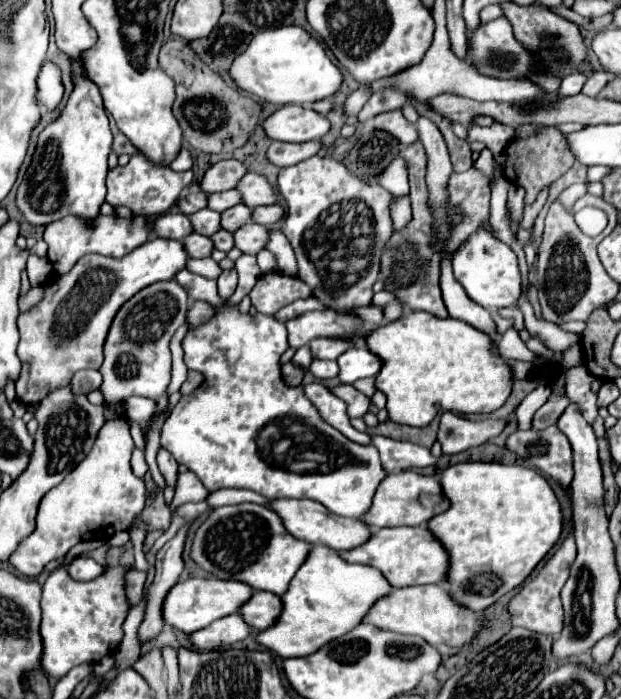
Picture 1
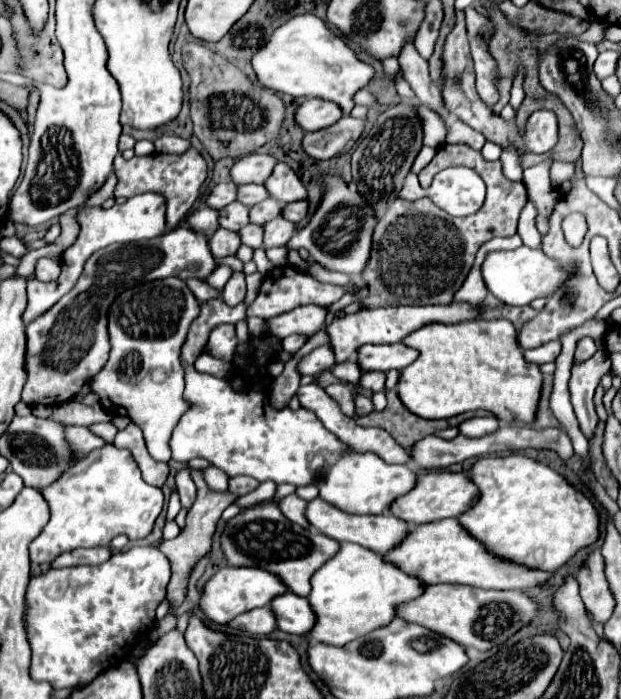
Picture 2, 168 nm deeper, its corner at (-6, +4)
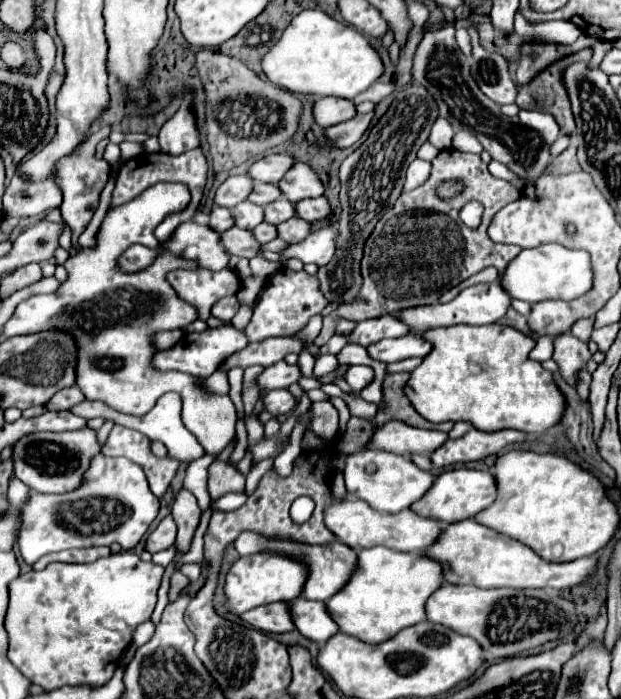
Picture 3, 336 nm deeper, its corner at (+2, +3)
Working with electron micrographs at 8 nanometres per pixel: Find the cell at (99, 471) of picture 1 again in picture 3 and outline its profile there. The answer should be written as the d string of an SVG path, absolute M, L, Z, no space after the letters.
M95 455L83 485L63 495L33 493L23 507L19 529L19 551L27 565L39 557L63 549L97 547L119 543L125 551L133 549L159 513L159 499L151 493L139 465L123 457Z

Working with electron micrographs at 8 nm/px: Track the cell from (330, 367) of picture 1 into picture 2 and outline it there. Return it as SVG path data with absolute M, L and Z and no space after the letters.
M347 360L343 364L335 364L331 368L331 374L343 382L357 382L363 372L359 370L359 364L355 360Z

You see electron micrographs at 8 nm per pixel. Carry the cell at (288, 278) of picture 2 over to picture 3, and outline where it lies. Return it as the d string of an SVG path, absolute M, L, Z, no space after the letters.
M281 267L273 277L269 277L259 303L253 309L253 317L251 317L249 325L245 327L245 335L247 335L249 343L263 341L269 337L295 335L309 323L309 319L313 315L321 313L325 307L327 307L327 299L319 291L319 279L315 275Z

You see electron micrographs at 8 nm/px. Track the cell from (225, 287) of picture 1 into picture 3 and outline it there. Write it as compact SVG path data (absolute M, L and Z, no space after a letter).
M235 295L233 297L223 297L221 301L217 301L213 305L211 315L217 317L217 319L221 319L223 323L229 323L233 319L233 315L237 313L237 309L239 309L239 301L237 301Z

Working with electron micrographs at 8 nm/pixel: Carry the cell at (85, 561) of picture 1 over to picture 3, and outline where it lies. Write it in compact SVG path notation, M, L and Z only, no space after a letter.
M91 547L91 549L69 549L69 551L59 551L59 553L51 553L51 555L45 555L41 557L33 569L35 571L41 571L45 569L49 563L55 563L55 561L63 561L63 563L93 563L101 557L107 557L111 551L109 547Z

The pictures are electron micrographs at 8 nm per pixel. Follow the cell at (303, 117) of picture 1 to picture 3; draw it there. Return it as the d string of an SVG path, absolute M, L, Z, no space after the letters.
M321 97L315 101L315 121L321 127L331 127L343 121L349 121L357 115L355 103L351 99L341 97Z

